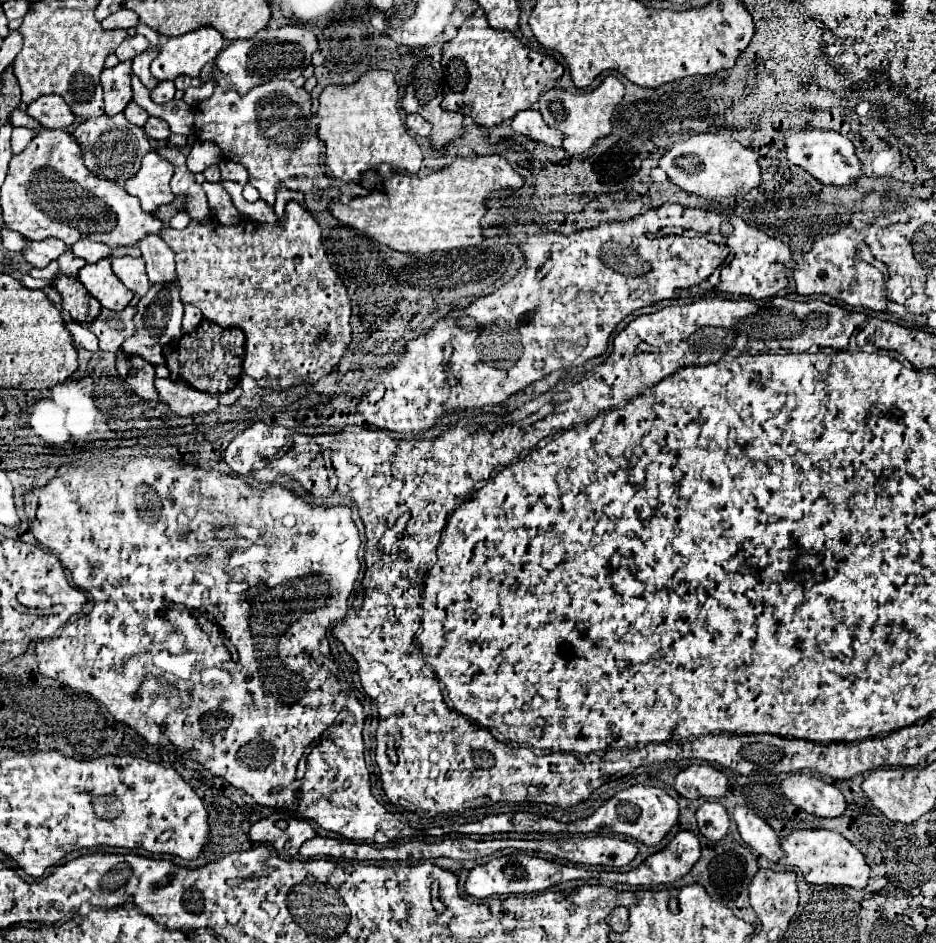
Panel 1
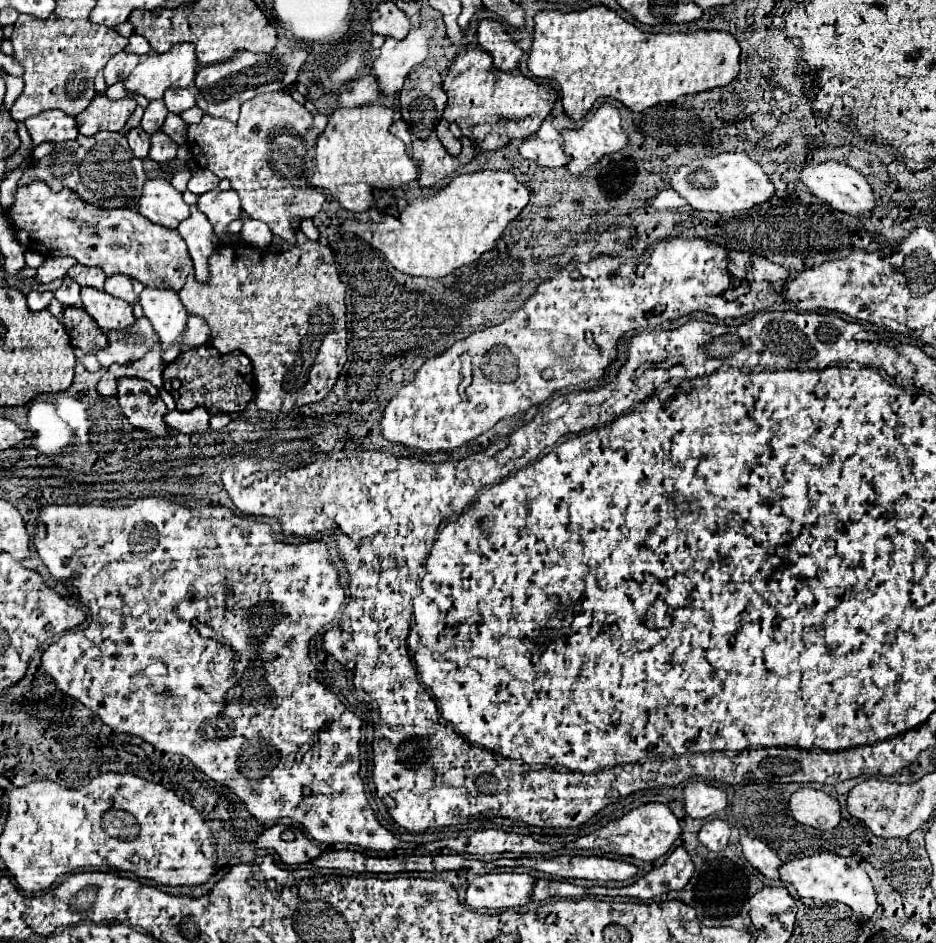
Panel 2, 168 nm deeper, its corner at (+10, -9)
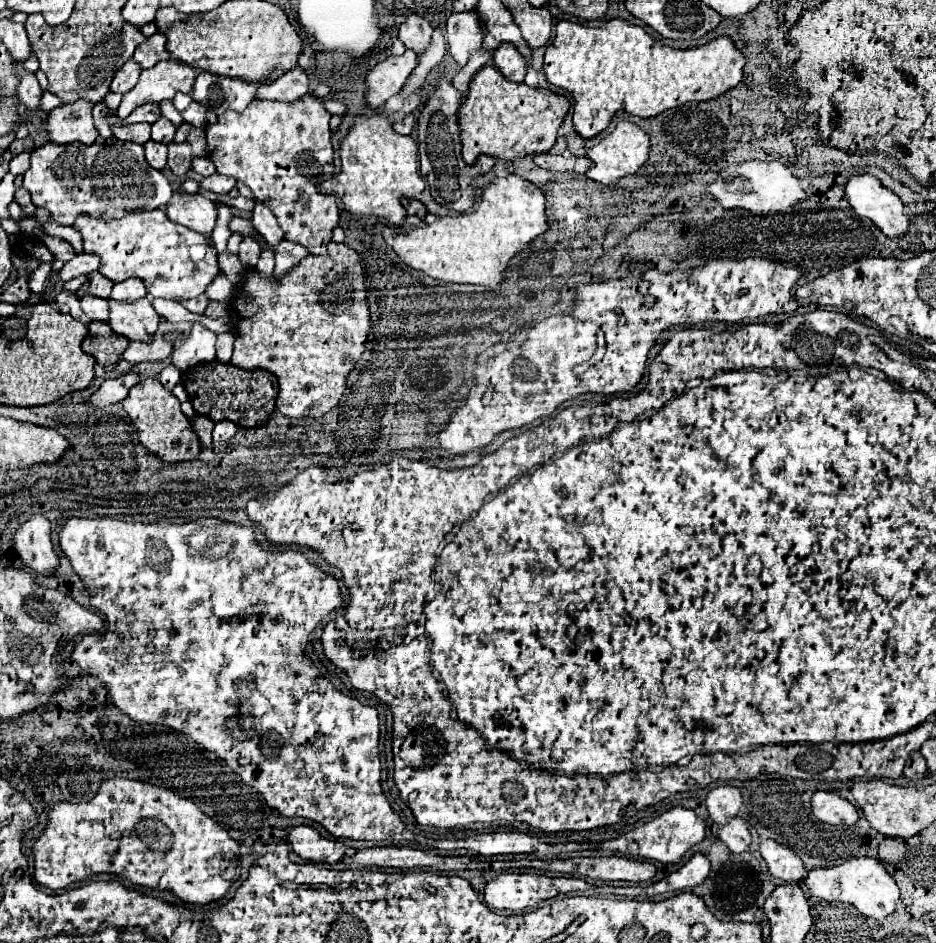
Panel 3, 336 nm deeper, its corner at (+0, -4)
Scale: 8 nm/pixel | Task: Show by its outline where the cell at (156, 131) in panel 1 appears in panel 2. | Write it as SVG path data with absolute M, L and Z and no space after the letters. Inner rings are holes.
M157 131L151 135L151 149L149 149L149 157L157 163L167 163L171 159L175 159L177 153L177 143L165 135L163 131Z

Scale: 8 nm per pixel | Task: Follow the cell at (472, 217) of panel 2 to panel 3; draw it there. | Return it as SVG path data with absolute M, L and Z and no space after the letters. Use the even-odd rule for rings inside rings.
M511 174L507 178L495 178L495 182L483 190L483 198L475 212L443 216L409 234L393 232L393 238L385 242L407 266L421 270L435 280L499 286L507 276L511 258L547 230L545 194L529 180Z

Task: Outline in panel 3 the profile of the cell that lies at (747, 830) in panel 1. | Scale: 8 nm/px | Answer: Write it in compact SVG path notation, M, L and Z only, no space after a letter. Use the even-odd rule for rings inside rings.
M763 840L761 842L761 856L767 862L767 868L771 876L783 880L783 882L801 882L807 876L807 870L801 862L801 858L791 852L787 846L777 844L775 840Z

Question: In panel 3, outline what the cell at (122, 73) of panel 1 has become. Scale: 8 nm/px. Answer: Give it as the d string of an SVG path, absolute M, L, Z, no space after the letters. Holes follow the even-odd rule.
M143 104L143 106L139 106L127 120L121 120L121 122L125 122L125 124L131 124L131 122L155 124L155 120L159 120L159 116L161 116L159 104Z

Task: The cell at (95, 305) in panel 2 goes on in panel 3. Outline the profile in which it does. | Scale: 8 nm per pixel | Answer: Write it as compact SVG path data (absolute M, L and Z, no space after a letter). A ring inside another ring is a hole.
M147 298L135 302L109 300L109 306L111 306L109 326L113 328L113 332L129 340L151 342L151 336L159 326L159 314L155 312Z

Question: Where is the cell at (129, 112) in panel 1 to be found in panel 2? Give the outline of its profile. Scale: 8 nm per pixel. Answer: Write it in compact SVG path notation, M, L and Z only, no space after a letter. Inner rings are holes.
M137 127L137 129L129 129L125 137L129 141L129 147L133 149L133 155L139 159L145 159L149 153L149 135L141 127Z

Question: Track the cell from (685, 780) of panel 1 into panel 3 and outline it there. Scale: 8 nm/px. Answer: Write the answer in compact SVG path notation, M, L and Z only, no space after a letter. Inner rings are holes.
M719 786L709 792L705 804L711 820L723 826L739 814L739 808L743 806L743 796L735 786Z

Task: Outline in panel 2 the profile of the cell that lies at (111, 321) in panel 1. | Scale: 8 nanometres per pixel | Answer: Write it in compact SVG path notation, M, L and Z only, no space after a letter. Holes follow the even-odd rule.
M139 317L129 329L107 333L107 349L99 349L95 357L101 363L101 367L109 369L109 365L113 363L137 361L145 355L145 351L151 349L155 341L157 333L153 331L151 323L145 317Z

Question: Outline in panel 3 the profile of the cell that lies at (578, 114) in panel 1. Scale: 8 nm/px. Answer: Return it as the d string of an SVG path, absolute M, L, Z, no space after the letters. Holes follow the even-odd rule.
M619 122L607 138L603 138L593 150L587 152L587 156L595 162L591 172L587 172L587 178L605 186L617 186L621 178L637 174L639 168L649 162L649 136L631 122Z

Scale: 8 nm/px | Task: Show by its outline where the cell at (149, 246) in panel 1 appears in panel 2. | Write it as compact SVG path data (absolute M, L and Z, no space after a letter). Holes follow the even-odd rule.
M165 287L143 289L143 293L139 295L139 305L143 307L143 313L151 321L153 329L157 331L165 351L177 341L187 321L187 311L181 305L179 295L173 289Z

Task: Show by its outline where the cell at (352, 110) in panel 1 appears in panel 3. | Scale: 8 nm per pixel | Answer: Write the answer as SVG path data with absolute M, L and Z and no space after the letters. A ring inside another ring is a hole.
M381 114L355 118L355 126L341 142L341 172L321 184L325 194L341 198L347 212L385 218L393 226L401 226L407 216L401 198L415 198L425 188L427 184L419 172L417 142L411 136L395 134L389 118Z

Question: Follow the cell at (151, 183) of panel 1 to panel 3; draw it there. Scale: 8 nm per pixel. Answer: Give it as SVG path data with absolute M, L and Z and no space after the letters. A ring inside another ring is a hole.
M179 190L173 192L171 204L165 212L173 222L183 224L203 236L211 236L217 222L217 206L211 204L211 200L203 196L193 196L191 200L185 200Z

